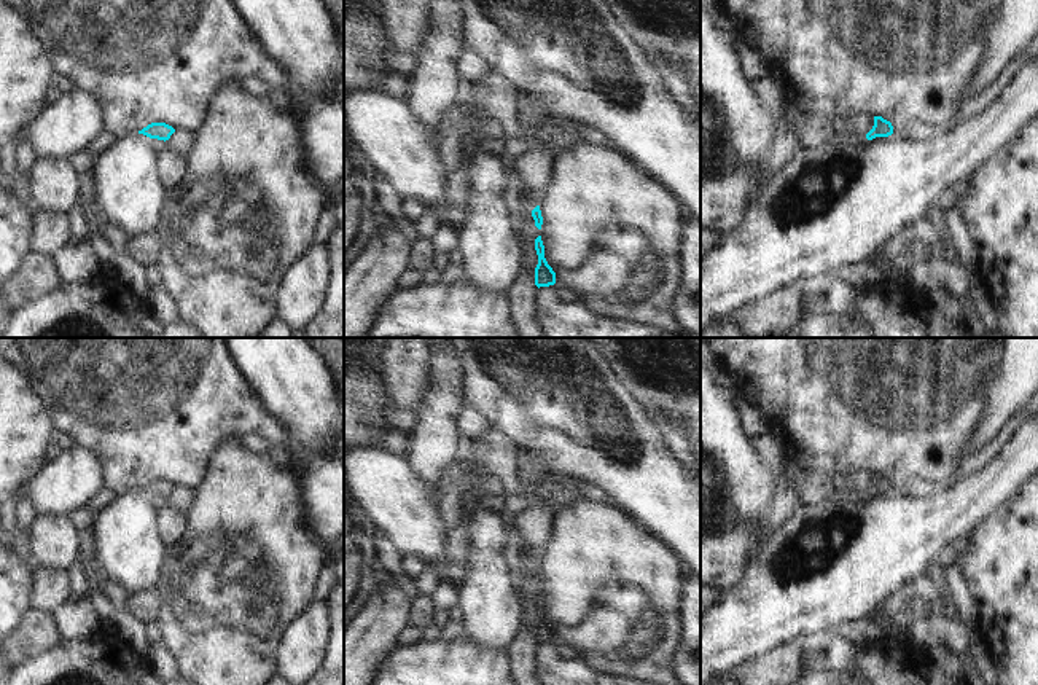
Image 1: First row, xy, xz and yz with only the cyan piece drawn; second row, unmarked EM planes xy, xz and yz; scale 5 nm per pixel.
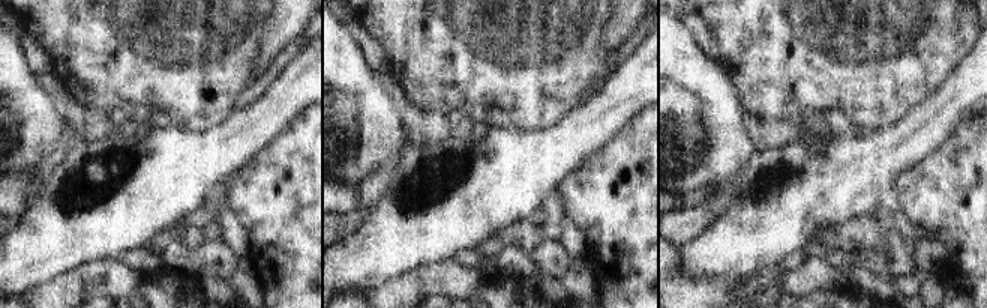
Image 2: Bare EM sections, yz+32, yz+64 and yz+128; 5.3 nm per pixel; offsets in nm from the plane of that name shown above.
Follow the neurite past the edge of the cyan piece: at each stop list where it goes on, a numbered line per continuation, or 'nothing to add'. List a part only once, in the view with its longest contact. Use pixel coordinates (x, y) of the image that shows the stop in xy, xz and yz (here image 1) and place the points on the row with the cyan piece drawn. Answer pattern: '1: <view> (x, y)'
nothing to add

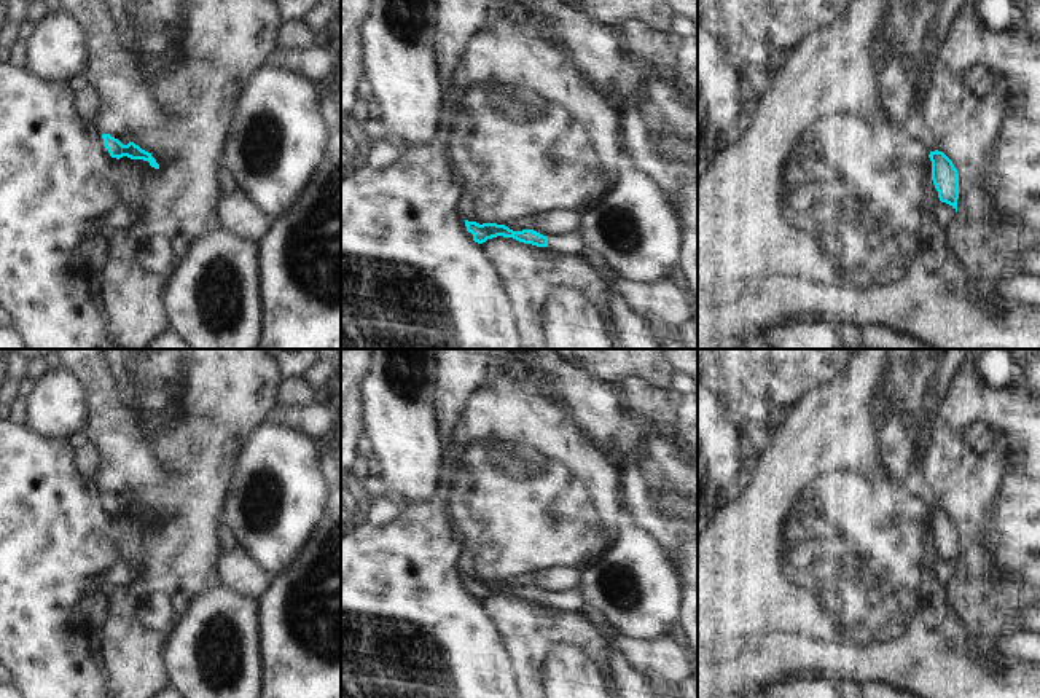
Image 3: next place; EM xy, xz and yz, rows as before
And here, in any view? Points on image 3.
1: xz (569, 244)

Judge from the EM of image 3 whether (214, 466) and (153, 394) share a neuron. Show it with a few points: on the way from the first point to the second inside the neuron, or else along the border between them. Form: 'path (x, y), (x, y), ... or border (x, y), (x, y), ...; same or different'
path (195, 454), (160, 419), (160, 413); same

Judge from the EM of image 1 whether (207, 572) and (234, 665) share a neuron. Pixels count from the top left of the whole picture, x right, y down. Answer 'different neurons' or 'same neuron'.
same neuron

